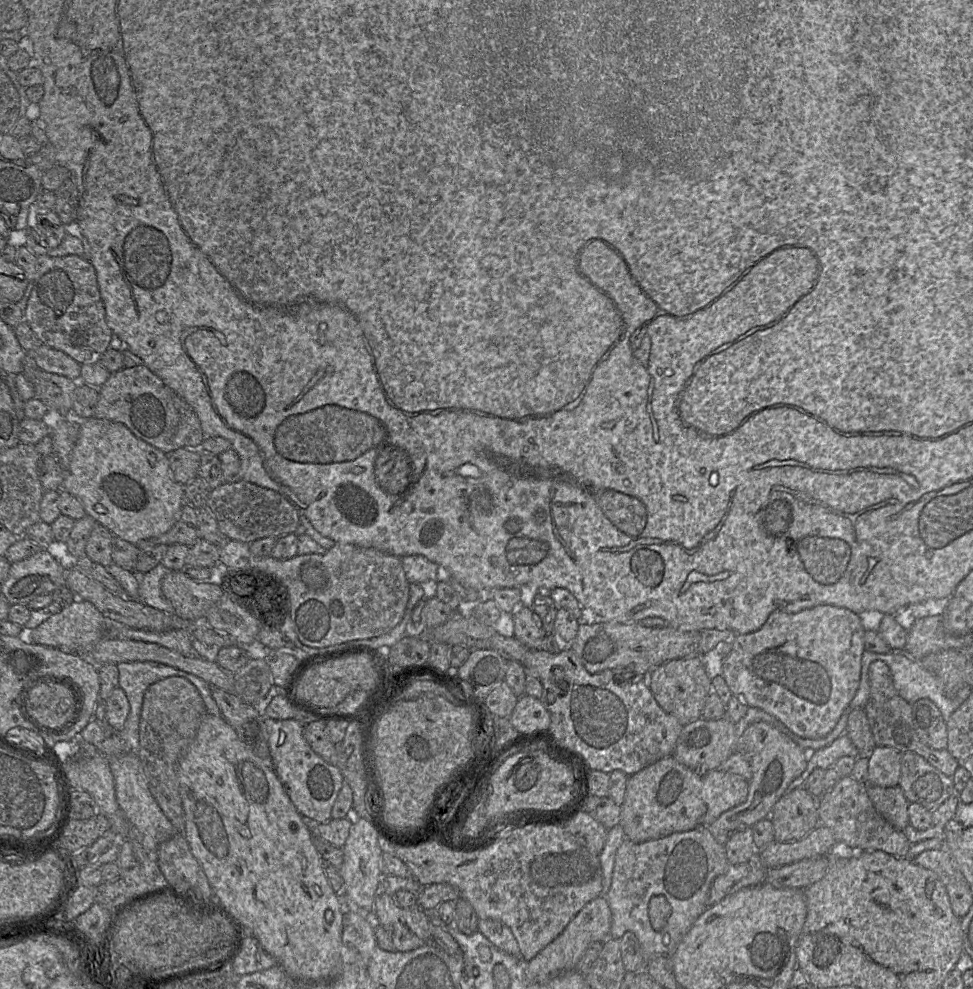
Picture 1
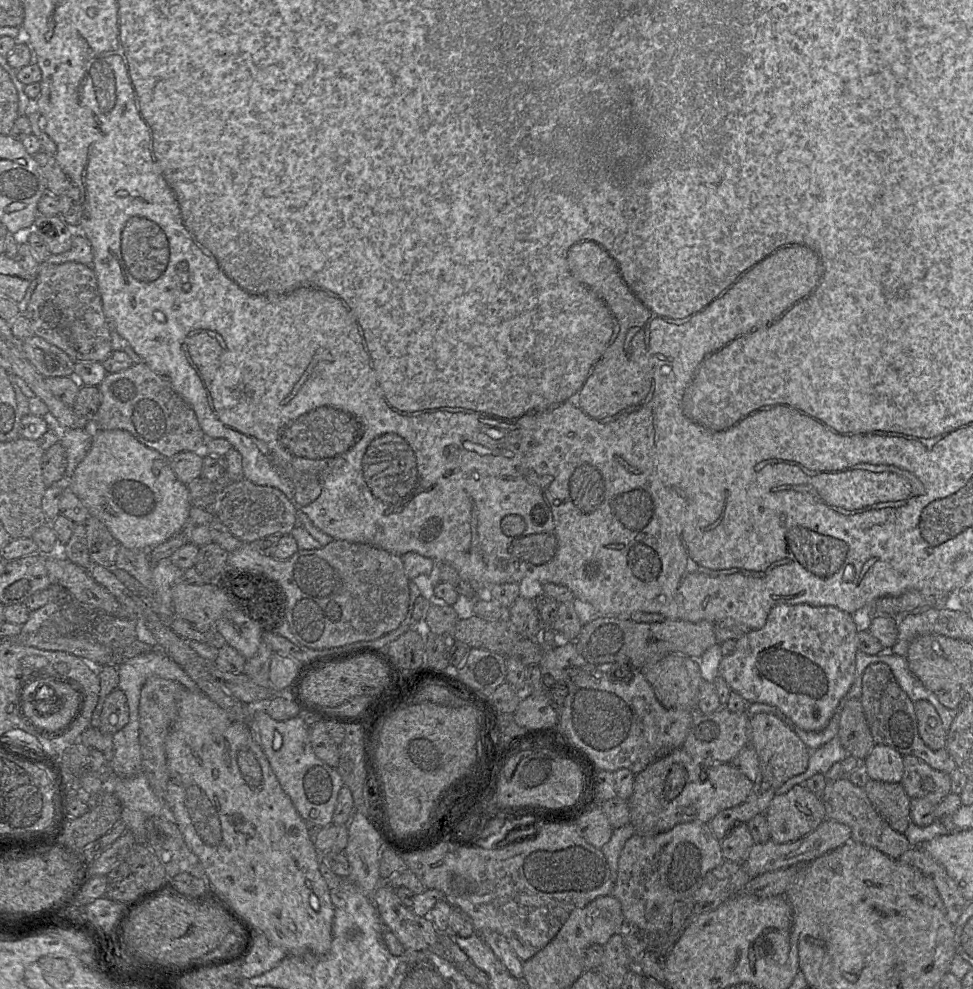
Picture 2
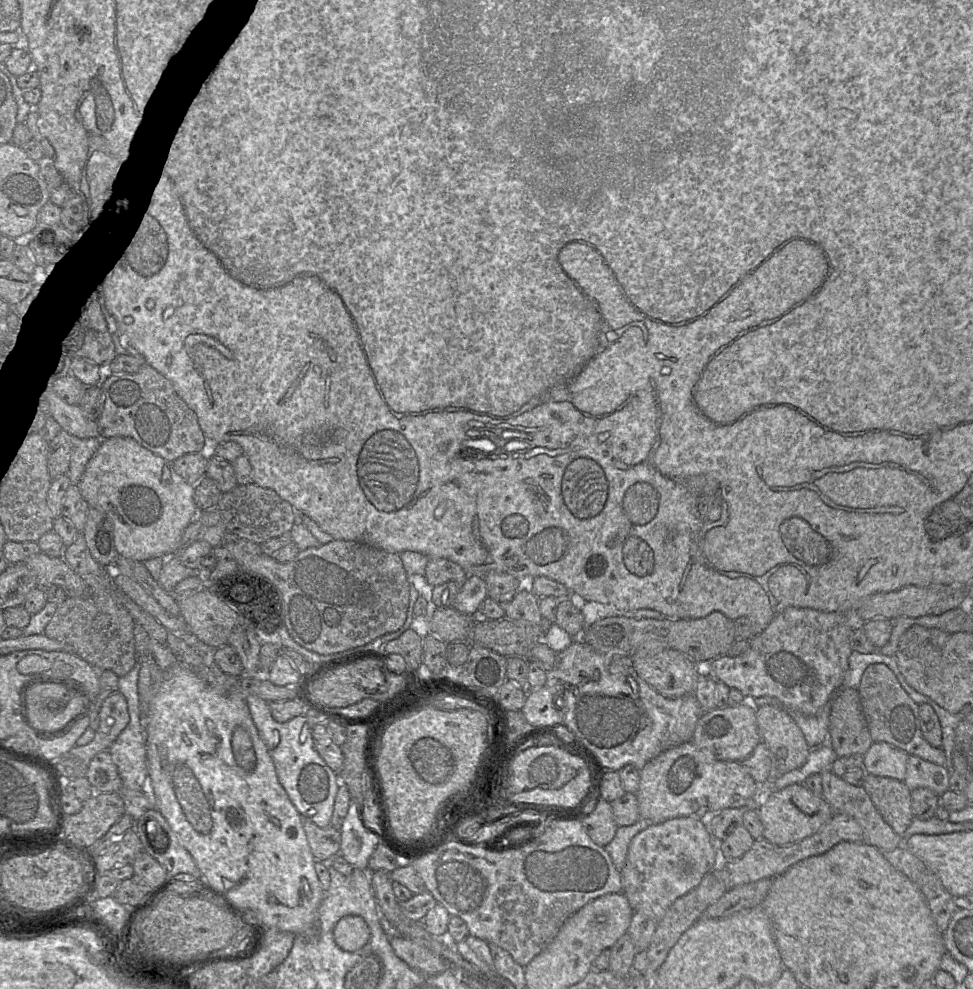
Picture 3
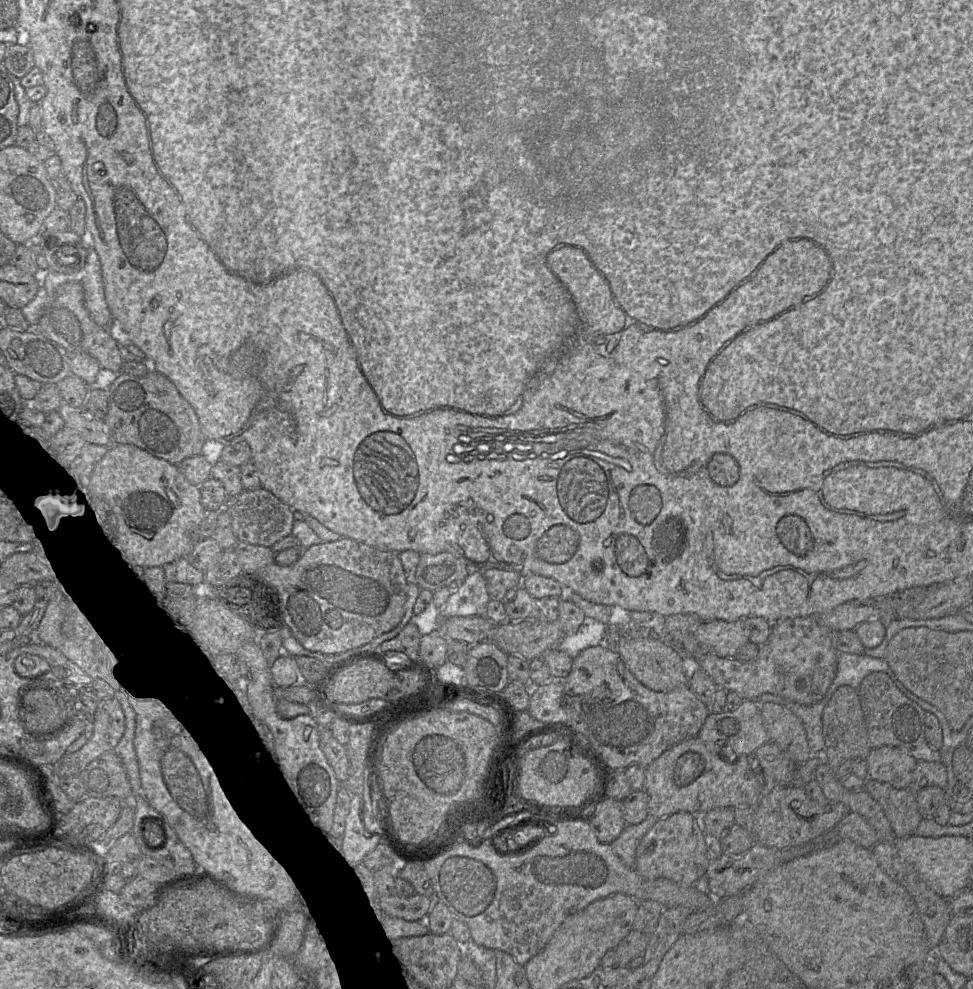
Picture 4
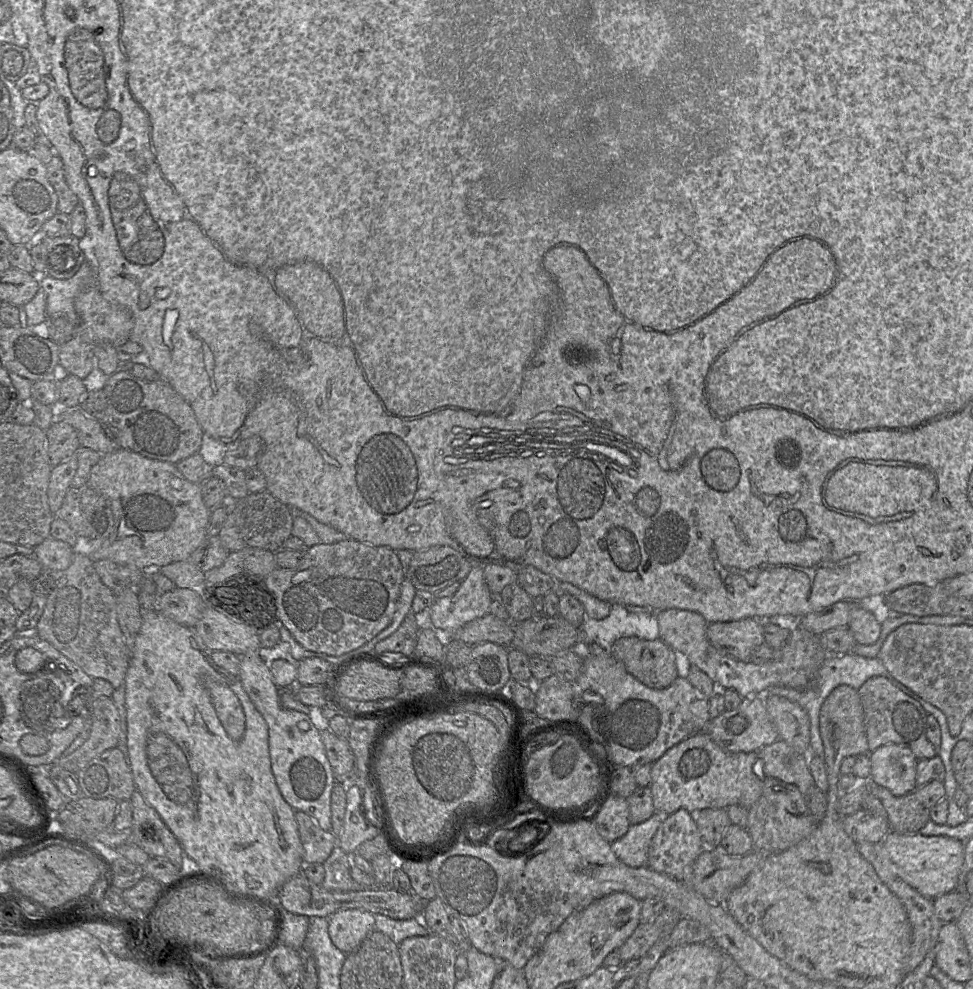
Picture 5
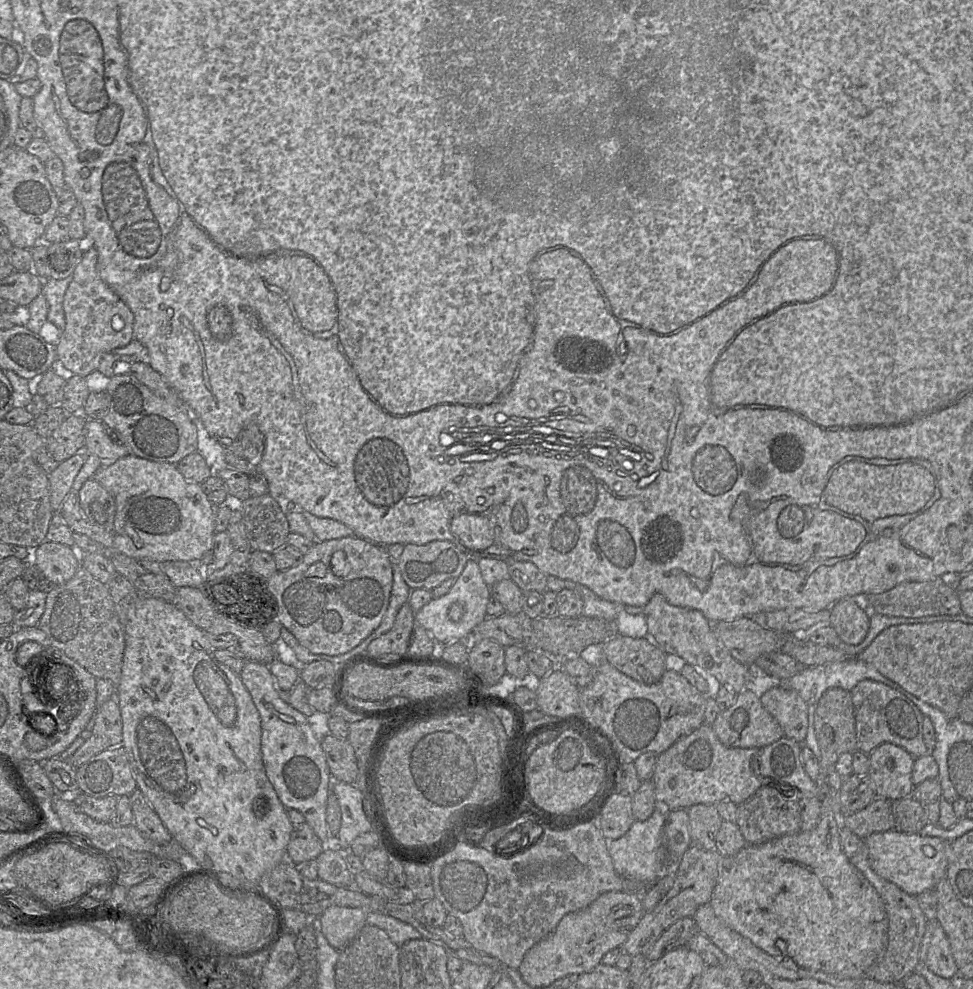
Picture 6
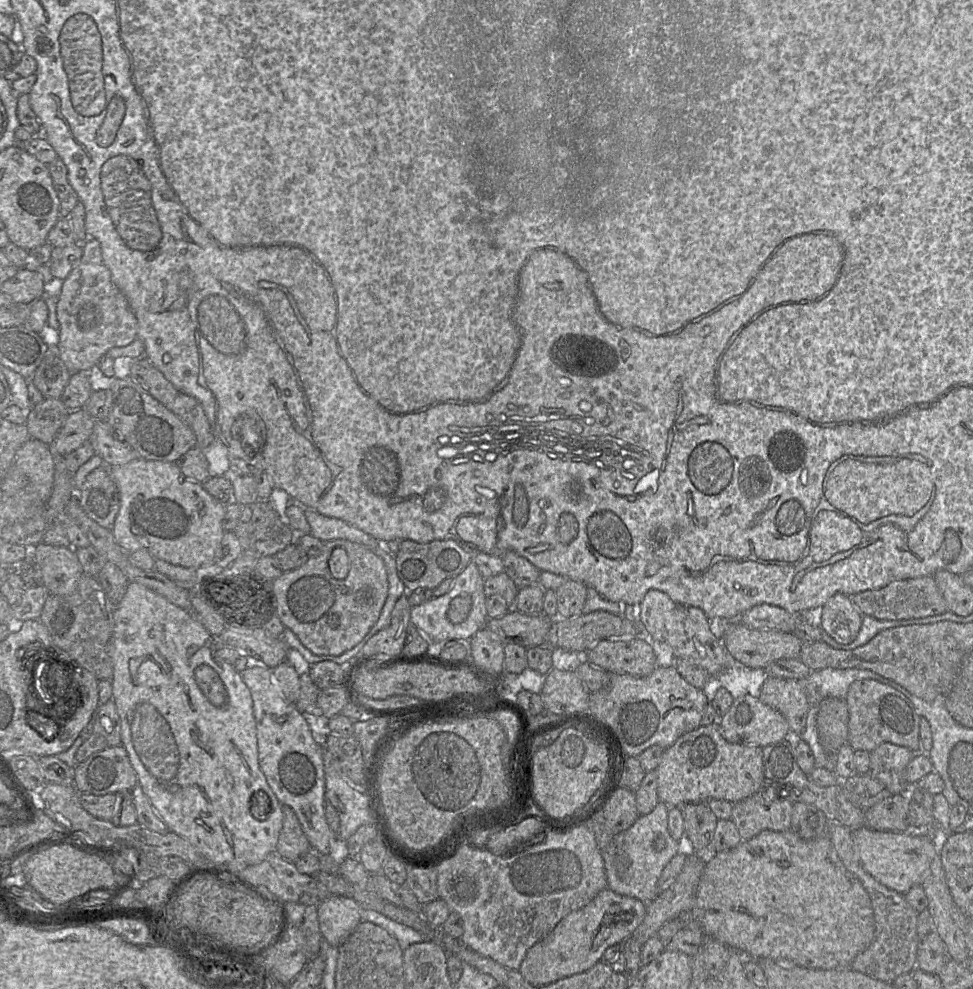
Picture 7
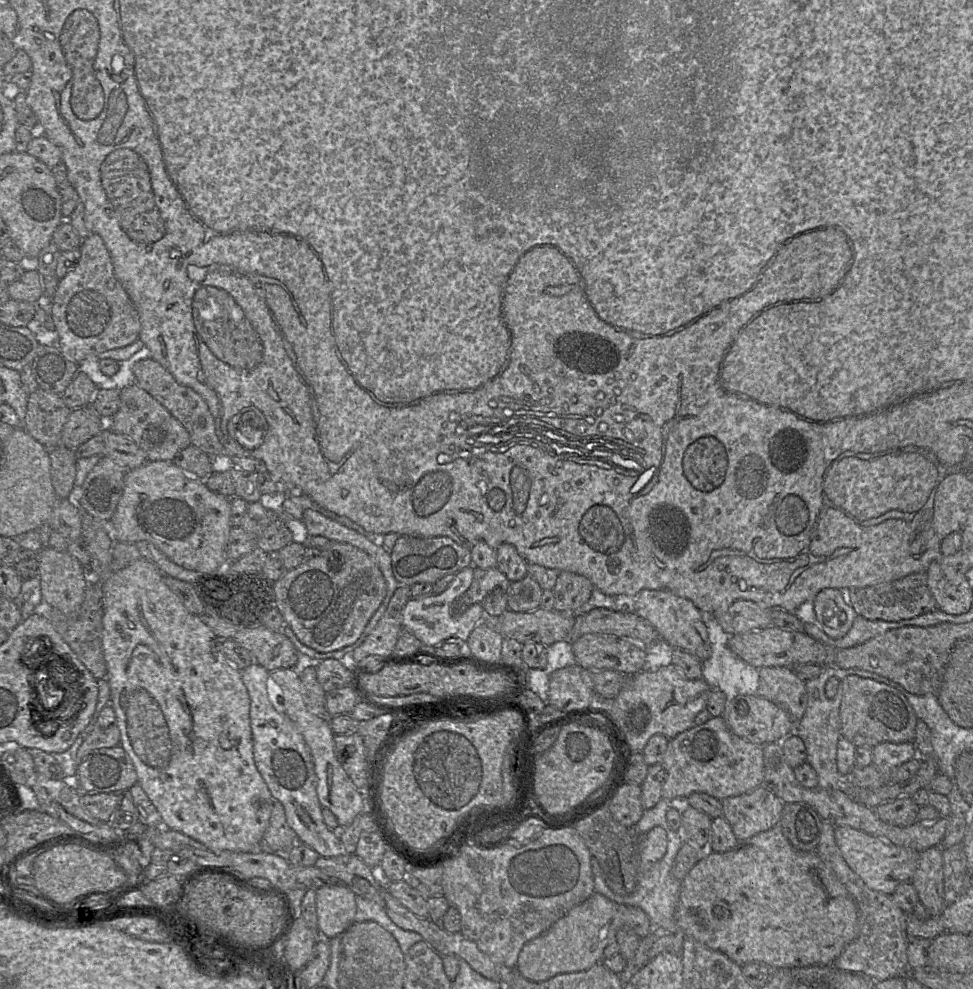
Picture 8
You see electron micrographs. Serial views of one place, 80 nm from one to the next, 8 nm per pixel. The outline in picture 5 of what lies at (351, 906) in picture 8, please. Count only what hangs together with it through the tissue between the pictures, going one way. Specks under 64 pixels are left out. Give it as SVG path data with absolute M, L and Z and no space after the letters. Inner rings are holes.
M360 909L339 910L330 915L328 921L329 937L345 955L355 952L375 929L374 915Z

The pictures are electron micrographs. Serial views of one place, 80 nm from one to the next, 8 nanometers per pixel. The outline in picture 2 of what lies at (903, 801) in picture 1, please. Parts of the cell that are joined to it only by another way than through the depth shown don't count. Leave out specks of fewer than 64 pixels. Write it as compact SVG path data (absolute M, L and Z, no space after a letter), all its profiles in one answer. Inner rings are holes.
M869 780L864 786L875 810L898 833L903 834L910 823L910 798L900 783Z

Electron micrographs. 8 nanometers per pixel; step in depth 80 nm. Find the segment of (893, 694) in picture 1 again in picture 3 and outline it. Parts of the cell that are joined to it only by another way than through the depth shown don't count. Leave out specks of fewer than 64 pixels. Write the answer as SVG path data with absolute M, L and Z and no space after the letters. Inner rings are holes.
M872 664L864 671L858 689L863 713L874 743L889 743L908 755L914 755L939 766L946 766L945 753L932 747L923 737L916 704L902 689L893 672L884 664Z

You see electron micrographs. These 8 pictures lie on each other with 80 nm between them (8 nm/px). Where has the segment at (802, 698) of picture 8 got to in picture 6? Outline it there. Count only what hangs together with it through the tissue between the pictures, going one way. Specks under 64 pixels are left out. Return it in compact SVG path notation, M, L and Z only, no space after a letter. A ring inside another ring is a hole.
M778 685L767 690L760 701L776 719L785 737L803 745L807 735L807 705L799 694Z

